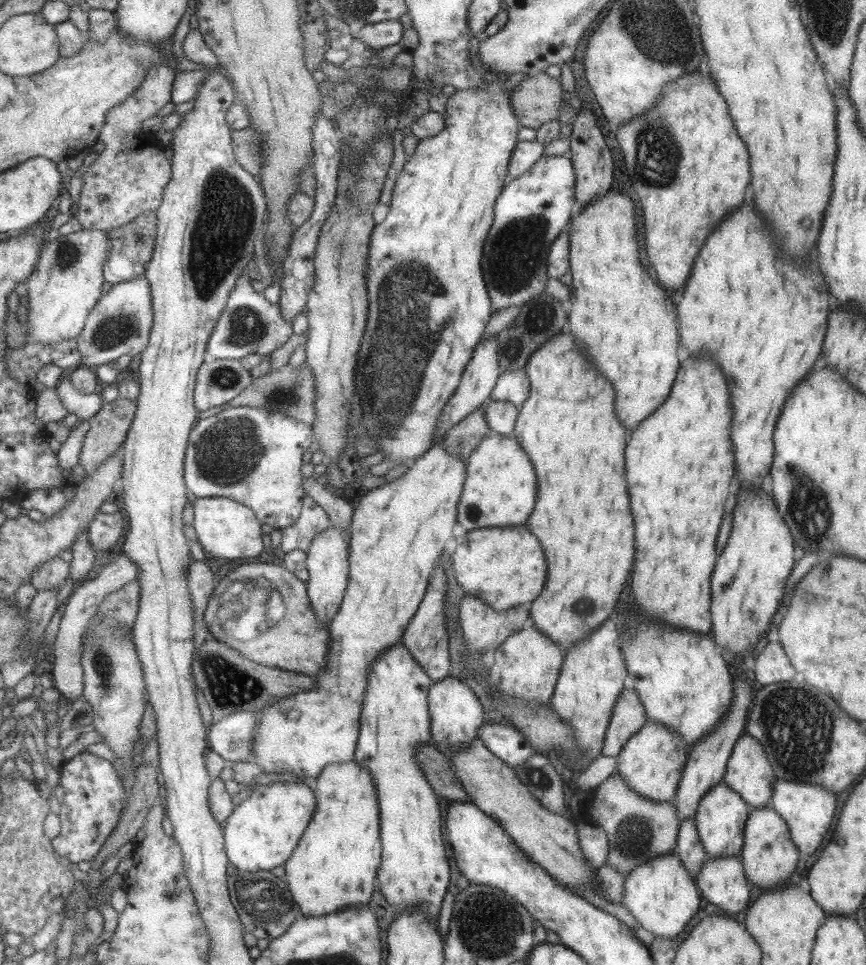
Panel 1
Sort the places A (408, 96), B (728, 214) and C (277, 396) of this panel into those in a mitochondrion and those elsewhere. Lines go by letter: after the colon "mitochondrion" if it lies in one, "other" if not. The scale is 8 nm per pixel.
A: other
B: other
C: mitochondrion

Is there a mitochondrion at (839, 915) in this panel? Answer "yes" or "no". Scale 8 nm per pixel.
no

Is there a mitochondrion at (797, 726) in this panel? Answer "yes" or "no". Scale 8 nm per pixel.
yes

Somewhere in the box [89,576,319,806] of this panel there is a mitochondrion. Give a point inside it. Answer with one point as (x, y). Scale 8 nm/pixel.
(229, 686)

